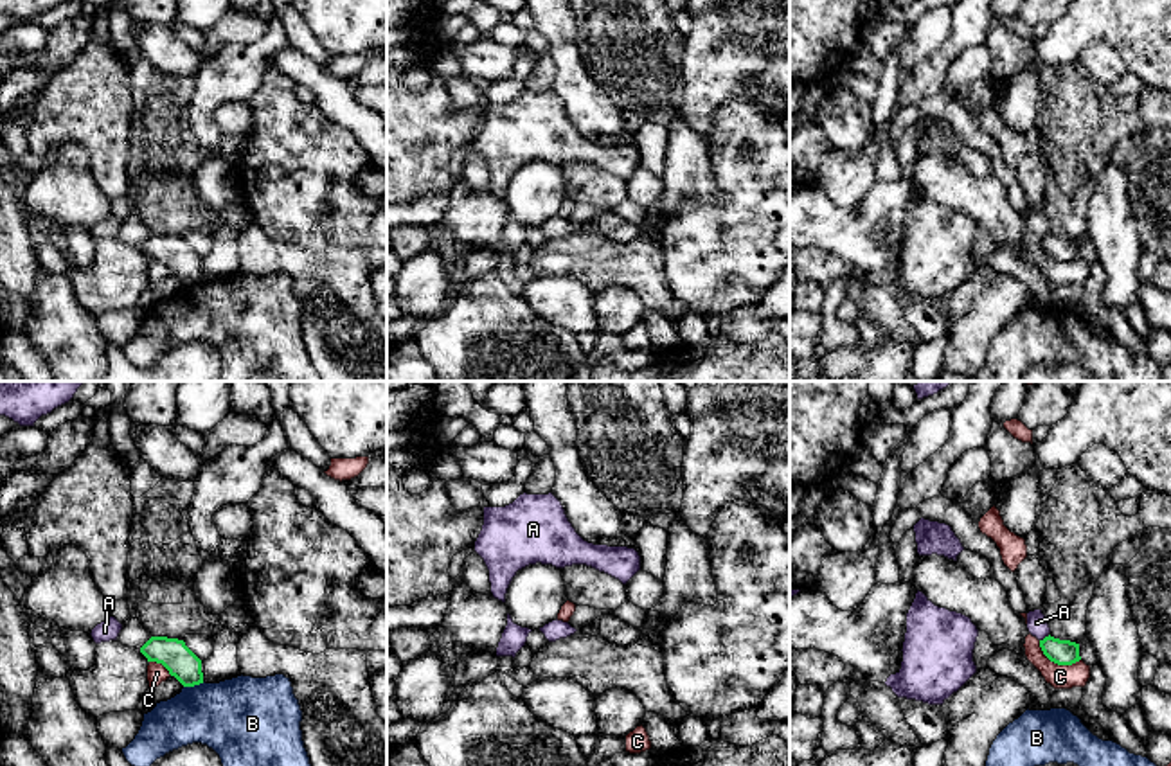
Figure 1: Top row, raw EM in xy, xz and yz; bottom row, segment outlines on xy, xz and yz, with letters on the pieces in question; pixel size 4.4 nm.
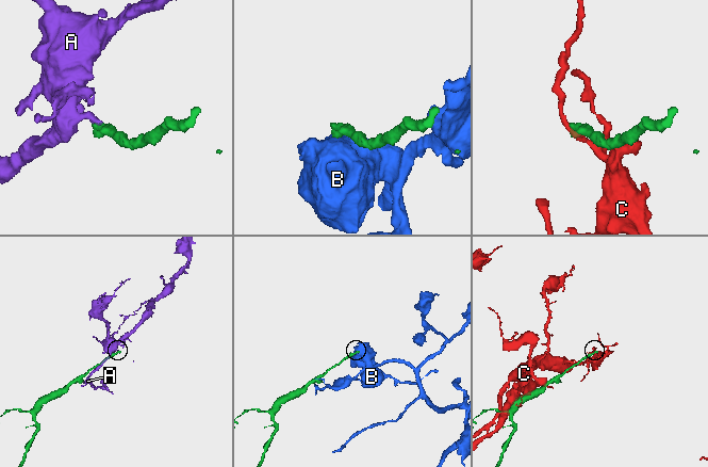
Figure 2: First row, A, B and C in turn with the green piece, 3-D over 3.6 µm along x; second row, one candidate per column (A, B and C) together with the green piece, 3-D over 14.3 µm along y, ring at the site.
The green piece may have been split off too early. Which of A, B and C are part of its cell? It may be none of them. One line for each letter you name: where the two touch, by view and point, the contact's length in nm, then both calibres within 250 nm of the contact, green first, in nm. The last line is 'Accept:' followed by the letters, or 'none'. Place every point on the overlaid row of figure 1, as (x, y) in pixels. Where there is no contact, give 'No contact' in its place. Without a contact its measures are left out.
Accept: none

